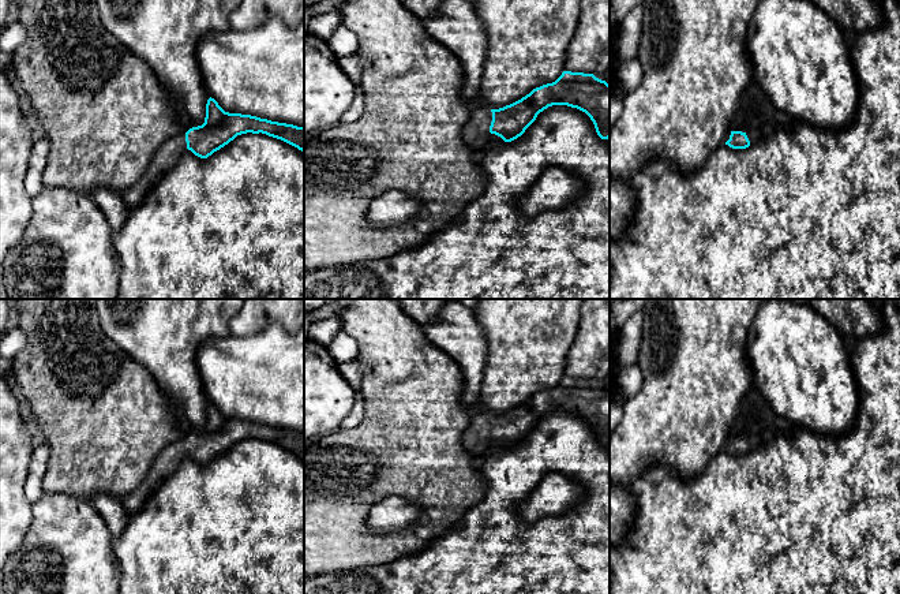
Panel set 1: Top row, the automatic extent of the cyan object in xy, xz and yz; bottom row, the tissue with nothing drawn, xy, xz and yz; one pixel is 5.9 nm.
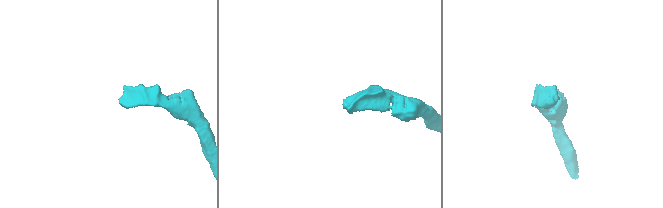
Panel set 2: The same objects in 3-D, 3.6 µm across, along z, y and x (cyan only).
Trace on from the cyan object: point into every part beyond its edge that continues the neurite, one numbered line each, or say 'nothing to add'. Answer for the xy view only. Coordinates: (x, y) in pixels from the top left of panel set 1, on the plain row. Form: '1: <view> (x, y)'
1: xy (167, 462)

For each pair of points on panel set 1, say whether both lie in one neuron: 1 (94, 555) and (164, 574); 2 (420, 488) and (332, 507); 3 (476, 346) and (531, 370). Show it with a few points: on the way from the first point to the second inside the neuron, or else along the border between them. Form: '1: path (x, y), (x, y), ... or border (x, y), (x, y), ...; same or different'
1: border (112, 538), (112, 552), (119, 566), (120, 579); different
2: path (398, 485), (353, 485); same
3: border (476, 320), (486, 340), (486, 366), (482, 381); different

